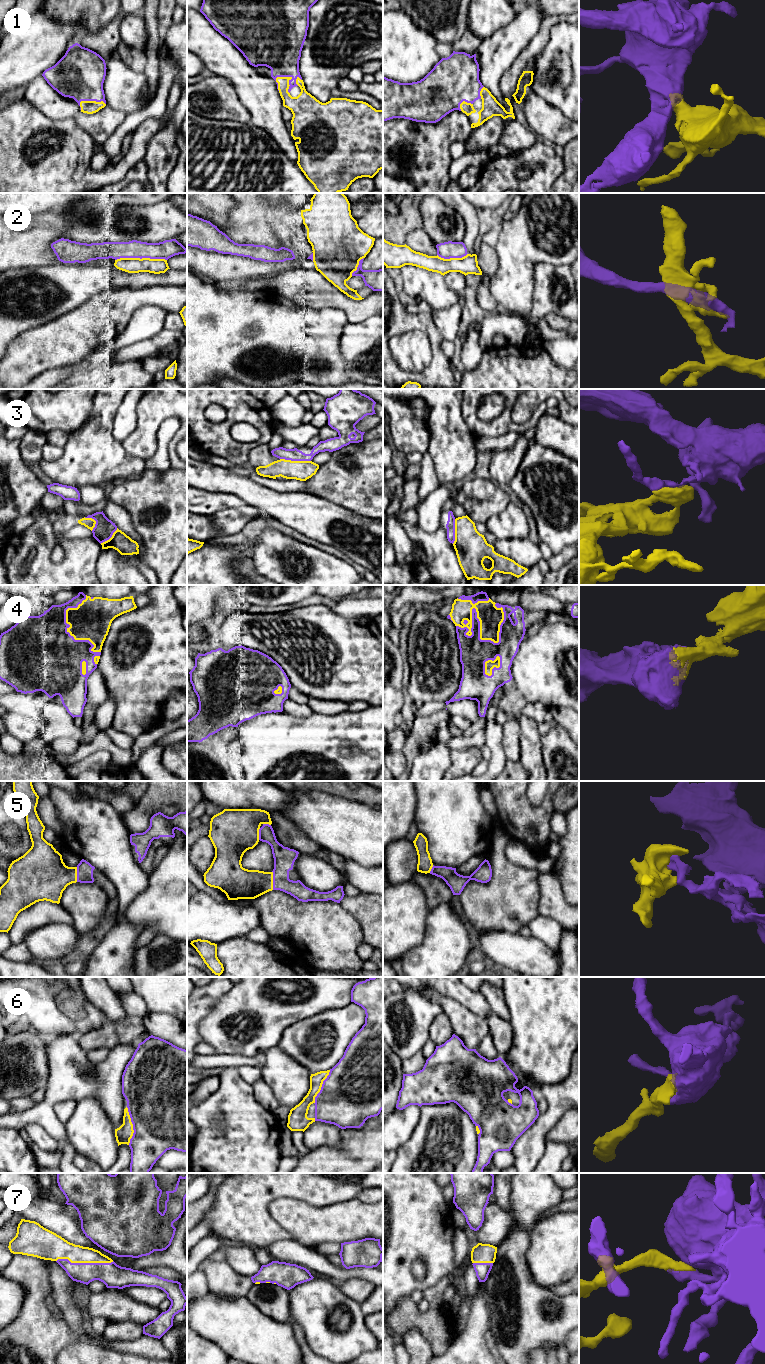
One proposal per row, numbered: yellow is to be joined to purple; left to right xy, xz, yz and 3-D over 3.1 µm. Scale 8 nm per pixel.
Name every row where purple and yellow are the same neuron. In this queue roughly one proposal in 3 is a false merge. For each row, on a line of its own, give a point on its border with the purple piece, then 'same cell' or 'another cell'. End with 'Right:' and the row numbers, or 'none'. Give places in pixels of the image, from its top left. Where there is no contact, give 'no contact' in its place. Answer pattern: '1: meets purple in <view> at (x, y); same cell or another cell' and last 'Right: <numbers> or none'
1: meets purple in xz at (291, 79); same cell
2: meets purple in xy at (140, 258); another cell
3: meets purple in xz at (295, 460); another cell
4: meets purple in yz at (479, 631); same cell
5: meets purple in xz at (273, 880); same cell
6: meets purple in xy at (133, 1126); same cell
7: meets purple in xy at (85, 1263); same cell
Right: 1, 4, 5, 6, 7

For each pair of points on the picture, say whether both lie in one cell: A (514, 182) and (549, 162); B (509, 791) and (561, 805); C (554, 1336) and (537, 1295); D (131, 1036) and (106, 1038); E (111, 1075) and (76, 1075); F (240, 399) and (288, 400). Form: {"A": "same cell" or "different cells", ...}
{"A": "same cell", "B": "different cells", "C": "same cell", "D": "same cell", "E": "same cell", "F": "different cells"}

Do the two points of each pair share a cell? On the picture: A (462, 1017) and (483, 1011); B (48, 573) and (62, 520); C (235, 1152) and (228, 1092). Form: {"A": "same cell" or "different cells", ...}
{"A": "different cells", "B": "different cells", "C": "same cell"}

